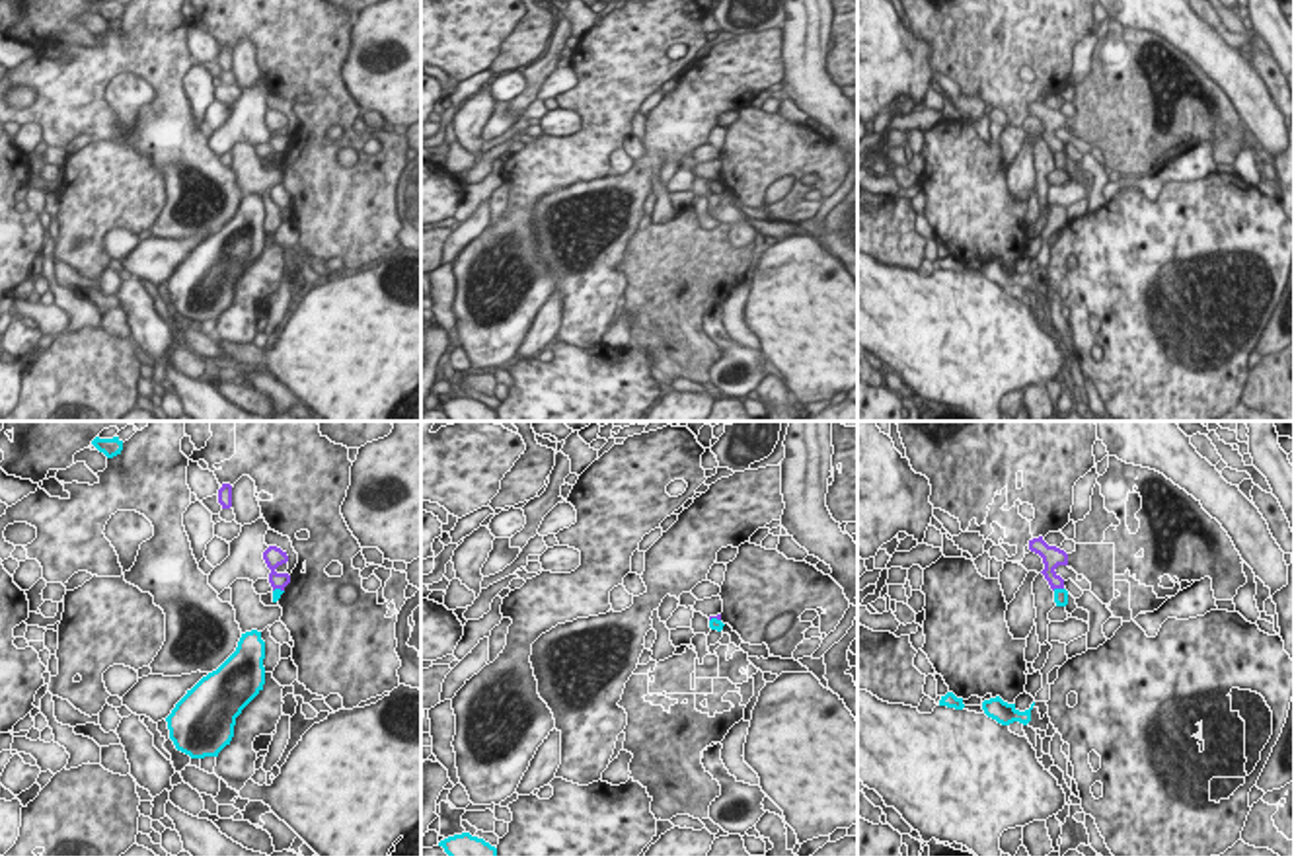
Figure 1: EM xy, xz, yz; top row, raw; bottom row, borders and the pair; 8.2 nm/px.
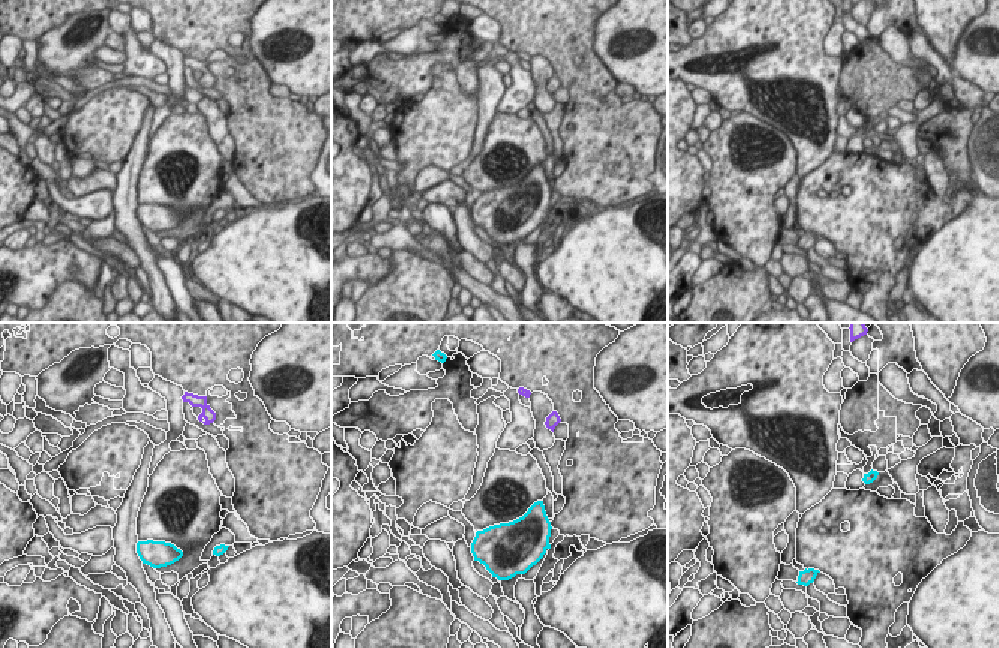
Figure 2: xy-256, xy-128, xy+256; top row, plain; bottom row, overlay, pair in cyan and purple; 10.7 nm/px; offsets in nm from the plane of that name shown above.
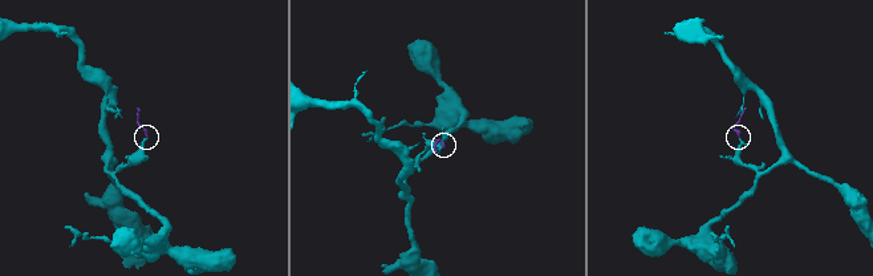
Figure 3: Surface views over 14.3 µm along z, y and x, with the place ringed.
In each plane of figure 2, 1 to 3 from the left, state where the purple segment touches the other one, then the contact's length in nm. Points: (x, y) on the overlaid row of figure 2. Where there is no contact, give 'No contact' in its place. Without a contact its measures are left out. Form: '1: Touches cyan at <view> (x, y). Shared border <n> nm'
1: No contact
2: No contact
3: No contact

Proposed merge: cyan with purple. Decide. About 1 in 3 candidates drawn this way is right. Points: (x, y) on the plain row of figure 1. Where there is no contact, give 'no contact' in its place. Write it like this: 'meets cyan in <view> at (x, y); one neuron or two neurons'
meets cyan in xy at (277, 153); two neurons

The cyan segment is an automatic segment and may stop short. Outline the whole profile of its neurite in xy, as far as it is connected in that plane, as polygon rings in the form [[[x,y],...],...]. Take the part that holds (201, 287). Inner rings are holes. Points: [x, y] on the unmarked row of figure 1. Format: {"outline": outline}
{"outline": [[[251,193],[242,197],[236,214],[212,236],[203,240],[187,257],[175,267],[166,281],[170,302],[175,312],[191,322],[218,320],[234,300],[236,281],[242,273],[263,253],[265,248],[265,205],[261,195]]]}

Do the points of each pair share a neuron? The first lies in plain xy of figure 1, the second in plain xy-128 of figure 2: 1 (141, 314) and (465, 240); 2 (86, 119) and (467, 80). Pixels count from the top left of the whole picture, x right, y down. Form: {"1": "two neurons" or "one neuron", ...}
{"1": "two neurons", "2": "one neuron"}

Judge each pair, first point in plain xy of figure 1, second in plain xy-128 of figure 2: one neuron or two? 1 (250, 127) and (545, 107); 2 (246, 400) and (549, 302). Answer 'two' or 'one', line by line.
1: two
2: one

